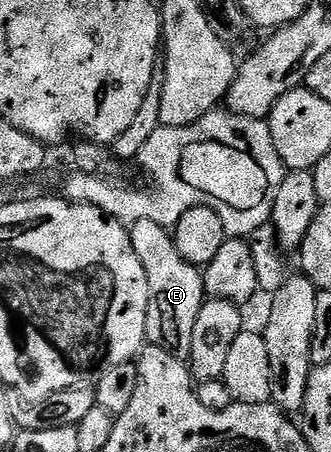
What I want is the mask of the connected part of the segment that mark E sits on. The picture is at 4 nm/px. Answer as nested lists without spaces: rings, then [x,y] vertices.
[[[132,221],[129,237],[131,246],[135,246],[135,254],[139,254],[139,262],[143,262],[147,270],[149,309],[145,334],[148,343],[176,356],[188,357],[191,350],[191,334],[195,334],[195,318],[199,318],[199,310],[207,299],[202,269],[187,262],[183,254],[179,254],[172,231],[159,226],[159,222]]]

